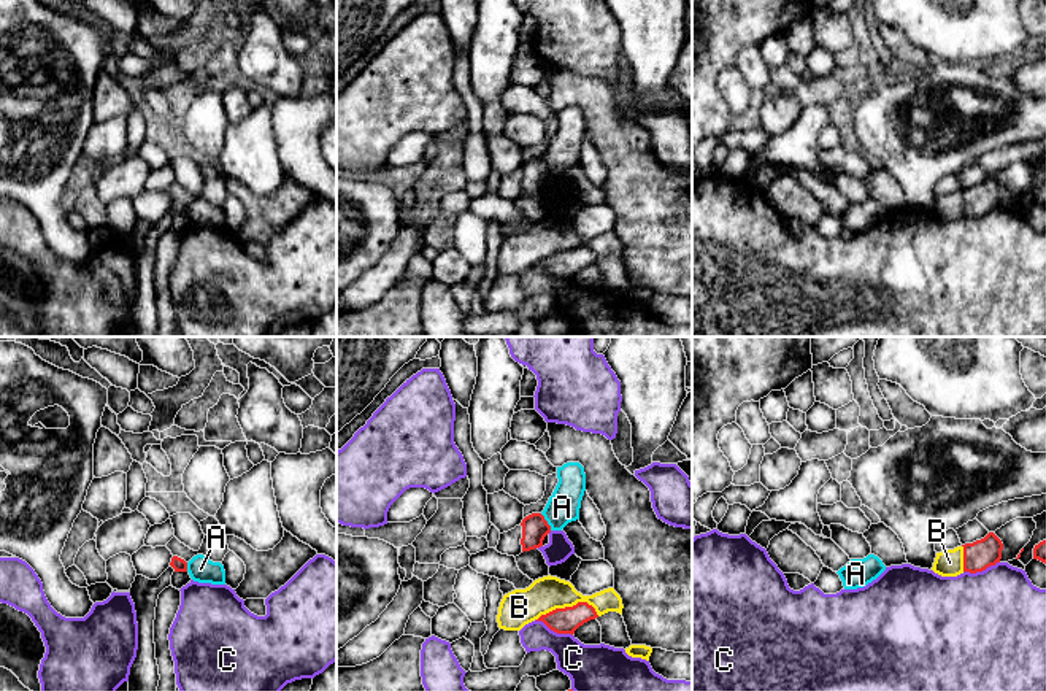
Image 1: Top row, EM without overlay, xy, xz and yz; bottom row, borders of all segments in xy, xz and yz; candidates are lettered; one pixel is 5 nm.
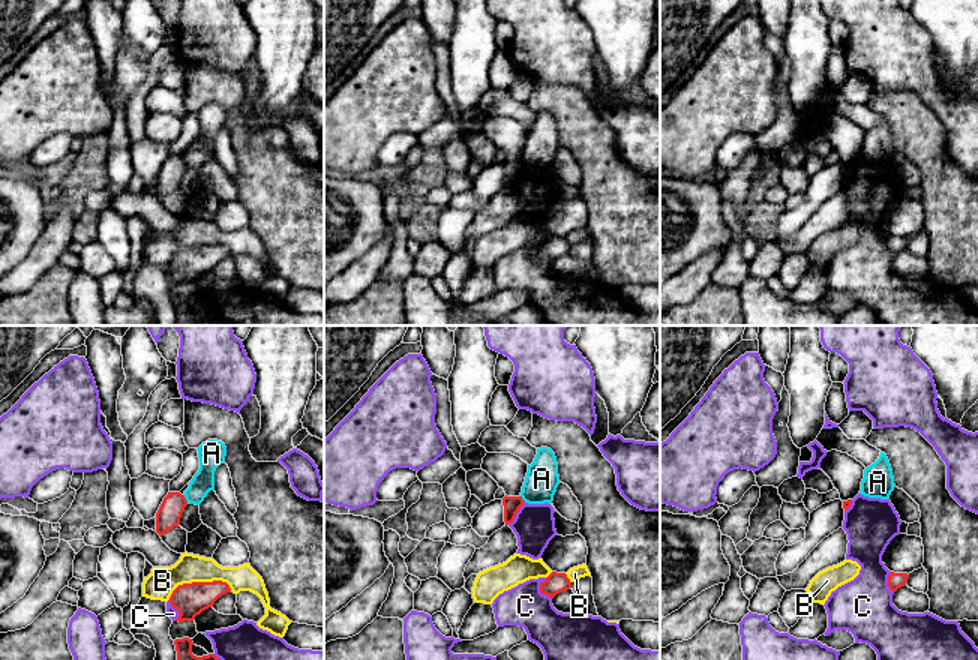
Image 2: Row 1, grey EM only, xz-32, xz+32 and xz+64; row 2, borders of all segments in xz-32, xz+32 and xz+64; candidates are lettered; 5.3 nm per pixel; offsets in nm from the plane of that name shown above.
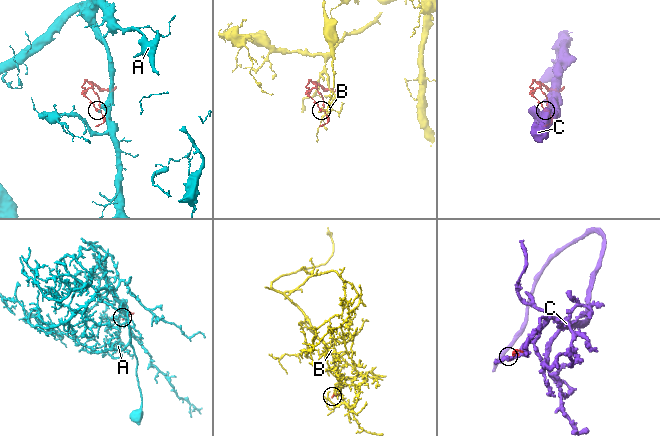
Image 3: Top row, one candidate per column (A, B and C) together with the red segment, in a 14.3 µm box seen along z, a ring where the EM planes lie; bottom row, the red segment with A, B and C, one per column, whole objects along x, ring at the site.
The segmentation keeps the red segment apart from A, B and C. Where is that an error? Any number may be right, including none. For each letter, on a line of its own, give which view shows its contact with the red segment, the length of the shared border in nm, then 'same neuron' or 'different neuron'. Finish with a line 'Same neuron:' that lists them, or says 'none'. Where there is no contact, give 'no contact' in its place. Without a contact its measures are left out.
A: xz | 110 nm | different neuron
B: xz | 320 nm | different neuron
C: xz | 200 nm | different neuron
Same neuron: none

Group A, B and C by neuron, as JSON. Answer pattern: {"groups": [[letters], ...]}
{"groups": [["A"], ["B"], ["C"]]}

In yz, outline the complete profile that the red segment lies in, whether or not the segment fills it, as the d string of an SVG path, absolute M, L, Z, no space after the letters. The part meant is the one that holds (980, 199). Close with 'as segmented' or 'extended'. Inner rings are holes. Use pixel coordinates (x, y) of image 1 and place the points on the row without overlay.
M989 176L984 183L963 191L963 216L976 218L990 210L995 210L1002 203L1003 187L994 178Z; as segmented

